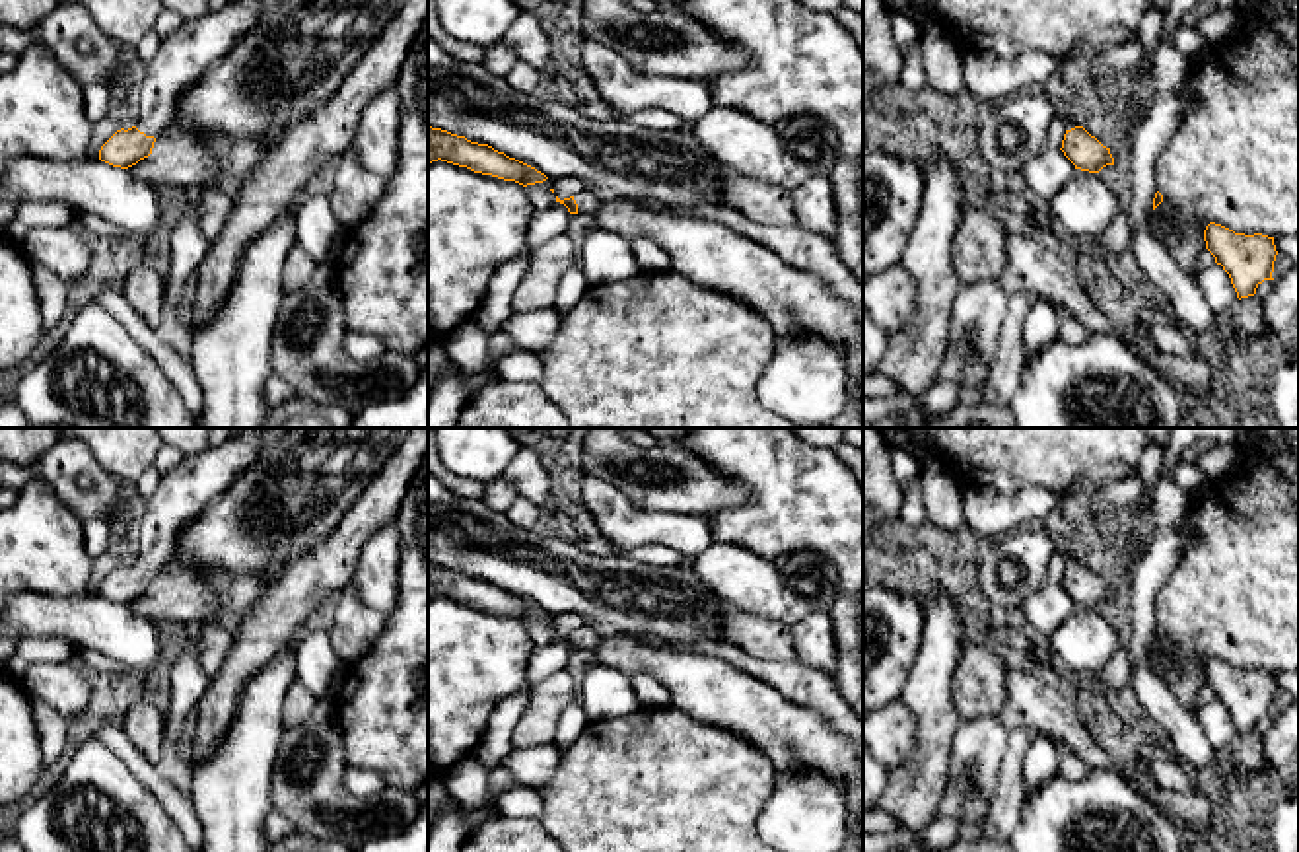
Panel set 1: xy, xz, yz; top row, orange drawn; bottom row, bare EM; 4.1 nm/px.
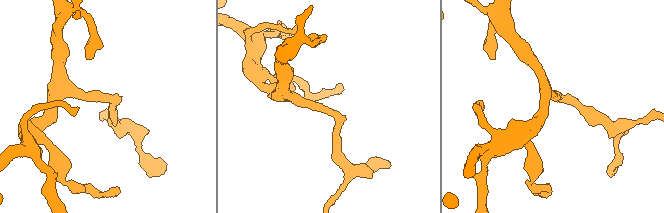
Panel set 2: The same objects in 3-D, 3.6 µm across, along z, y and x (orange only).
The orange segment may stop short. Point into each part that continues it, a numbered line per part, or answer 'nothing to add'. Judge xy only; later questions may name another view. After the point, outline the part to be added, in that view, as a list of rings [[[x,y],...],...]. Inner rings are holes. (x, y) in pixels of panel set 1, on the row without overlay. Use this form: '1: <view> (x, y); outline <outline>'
1: xy (185, 491); outline [[[272,428],[226,434],[218,445],[185,457],[179,467],[163,475],[156,492],[136,506],[134,562],[154,574],[173,562],[179,531],[220,496],[272,438]]]

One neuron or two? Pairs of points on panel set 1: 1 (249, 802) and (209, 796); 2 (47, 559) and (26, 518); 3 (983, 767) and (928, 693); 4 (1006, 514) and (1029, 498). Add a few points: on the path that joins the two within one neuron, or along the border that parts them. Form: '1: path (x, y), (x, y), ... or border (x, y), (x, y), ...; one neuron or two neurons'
1: path (240, 802), (230, 796), (218, 796); one neuron
2: path (37, 549), (32, 543), (32, 528); one neuron
3: border (961, 720), (946, 775); two neurons
4: path (1012, 512), (1023, 504); one neuron

